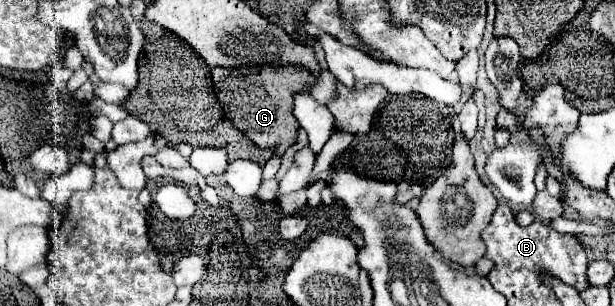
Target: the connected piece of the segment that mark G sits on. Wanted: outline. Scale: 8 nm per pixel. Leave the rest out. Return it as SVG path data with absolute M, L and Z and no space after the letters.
M239 67L225 69L225 75L213 75L213 95L219 99L223 115L259 149L271 149L273 155L283 153L295 145L299 135L299 123L293 115L293 99L297 93L307 91L315 79L303 67Z

